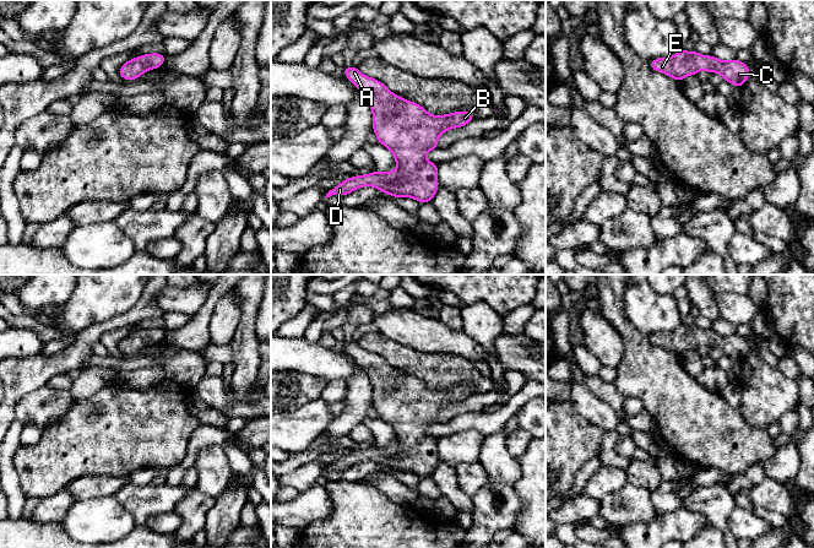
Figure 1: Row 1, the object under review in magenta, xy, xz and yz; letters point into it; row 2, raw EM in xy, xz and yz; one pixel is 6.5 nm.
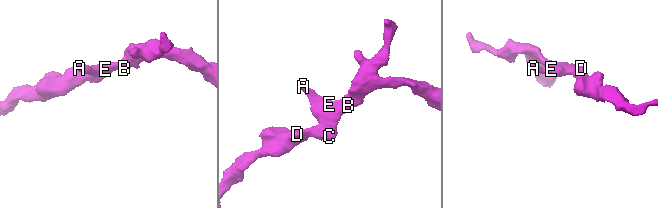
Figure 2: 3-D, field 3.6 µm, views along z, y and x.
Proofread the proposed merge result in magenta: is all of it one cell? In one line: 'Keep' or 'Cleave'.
Keep

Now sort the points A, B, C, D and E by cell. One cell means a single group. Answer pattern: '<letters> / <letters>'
A B C D E

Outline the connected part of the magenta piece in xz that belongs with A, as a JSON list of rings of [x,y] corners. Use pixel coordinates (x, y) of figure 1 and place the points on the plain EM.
[[[357,341],[343,342],[346,351],[360,367],[367,369],[367,375],[373,387],[373,406],[378,417],[389,423],[396,435],[397,444],[380,447],[371,446],[364,450],[354,450],[341,456],[326,472],[340,470],[341,472],[363,461],[374,461],[391,472],[411,472],[419,478],[430,477],[439,463],[438,438],[425,435],[428,427],[439,423],[438,413],[447,405],[466,401],[474,395],[468,385],[460,385],[444,390],[429,389],[422,380],[392,368],[381,356],[363,349]]]

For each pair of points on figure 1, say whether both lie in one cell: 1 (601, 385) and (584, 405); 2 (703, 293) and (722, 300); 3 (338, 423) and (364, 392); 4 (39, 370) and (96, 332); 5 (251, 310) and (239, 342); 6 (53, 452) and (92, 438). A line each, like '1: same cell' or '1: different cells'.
1: different cells
2: different cells
3: same cell
4: same cell
5: same cell
6: same cell

